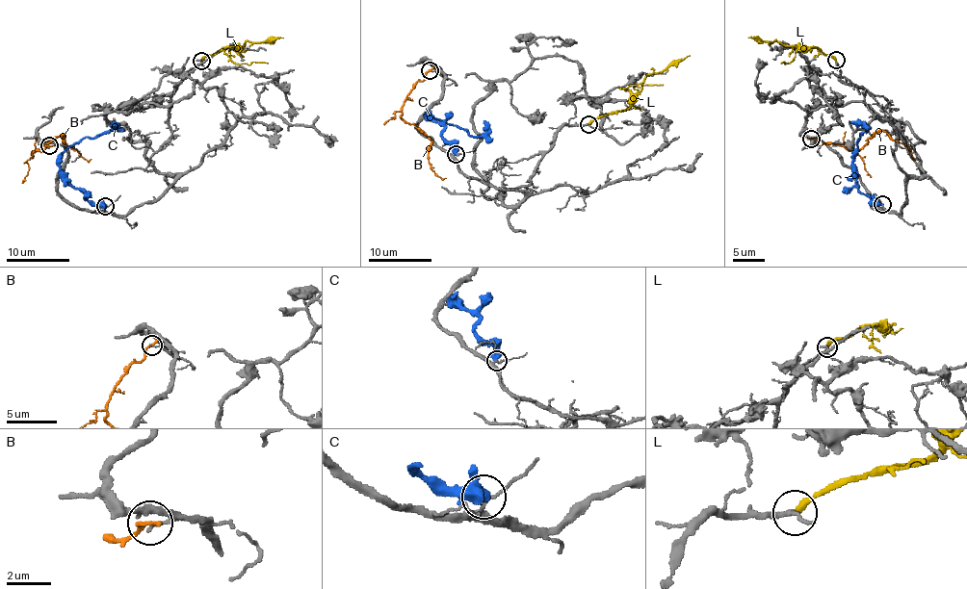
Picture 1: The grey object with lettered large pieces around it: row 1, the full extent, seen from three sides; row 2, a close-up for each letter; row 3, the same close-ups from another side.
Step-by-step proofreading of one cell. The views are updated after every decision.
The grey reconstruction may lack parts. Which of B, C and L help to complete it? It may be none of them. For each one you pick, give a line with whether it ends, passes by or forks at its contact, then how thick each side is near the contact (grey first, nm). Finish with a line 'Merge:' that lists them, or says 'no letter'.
L: it ends; calibres 170 and 280 nm
Merge: L

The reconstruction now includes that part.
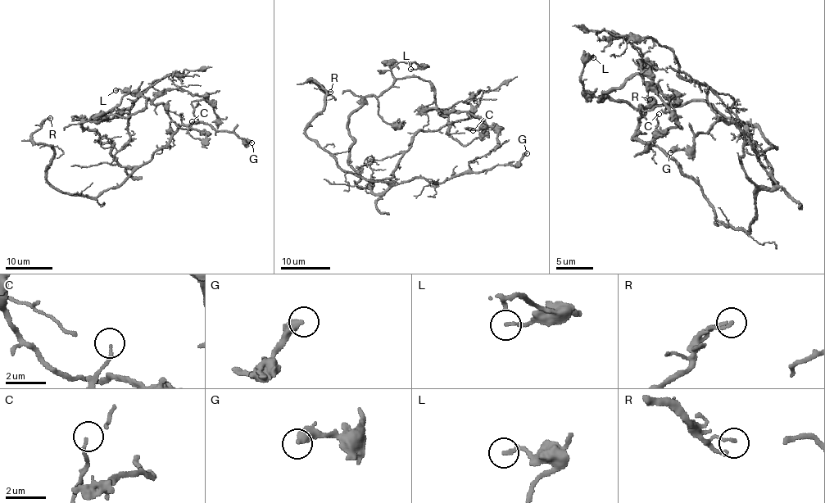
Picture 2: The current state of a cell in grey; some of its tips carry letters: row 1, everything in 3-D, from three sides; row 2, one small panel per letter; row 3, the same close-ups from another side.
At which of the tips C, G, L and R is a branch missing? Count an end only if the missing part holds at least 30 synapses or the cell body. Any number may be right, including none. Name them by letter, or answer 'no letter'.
R

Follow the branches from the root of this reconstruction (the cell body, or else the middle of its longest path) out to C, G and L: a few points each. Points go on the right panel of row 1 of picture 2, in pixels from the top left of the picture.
C: (741, 120), (678, 73), (667, 48), (628, 35), (641, 50), (641, 75), (681, 128), (653, 143), (659, 114)
G: (741, 120), (777, 185), (751, 183), (739, 160), (743, 131), (724, 119), (670, 152)
L: (741, 120), (759, 159), (747, 133), (754, 128), (704, 101), (632, 108), (591, 95), (581, 78), (593, 57)

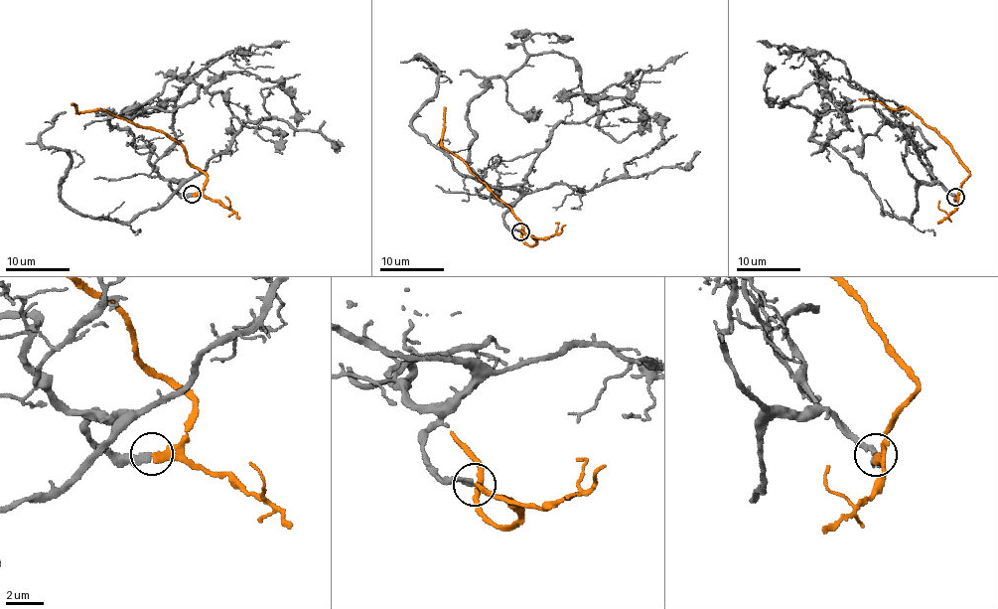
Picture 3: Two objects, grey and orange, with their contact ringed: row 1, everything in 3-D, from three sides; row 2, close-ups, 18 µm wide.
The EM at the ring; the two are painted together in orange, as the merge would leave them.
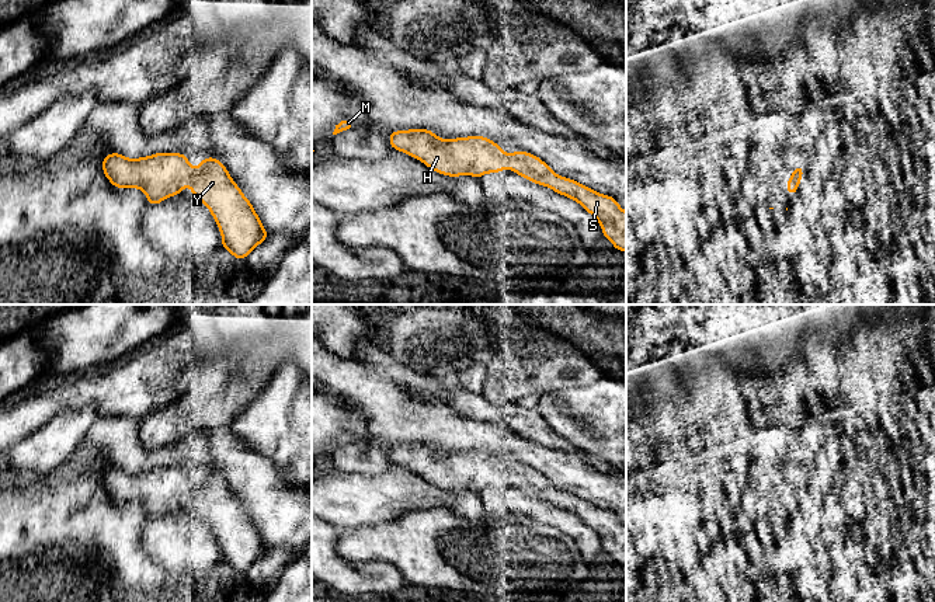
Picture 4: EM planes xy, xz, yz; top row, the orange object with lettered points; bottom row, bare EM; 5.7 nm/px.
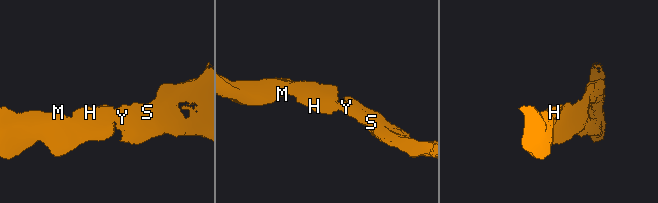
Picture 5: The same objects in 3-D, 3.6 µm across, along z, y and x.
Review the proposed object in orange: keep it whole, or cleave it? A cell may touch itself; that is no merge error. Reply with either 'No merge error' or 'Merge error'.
No merge error

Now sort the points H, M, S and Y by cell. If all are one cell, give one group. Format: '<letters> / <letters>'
H M S Y

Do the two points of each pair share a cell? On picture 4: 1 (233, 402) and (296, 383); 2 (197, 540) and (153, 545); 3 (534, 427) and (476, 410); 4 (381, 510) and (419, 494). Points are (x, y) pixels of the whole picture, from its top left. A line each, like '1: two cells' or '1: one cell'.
1: two cells
2: one cell
3: one cell
4: one cell

